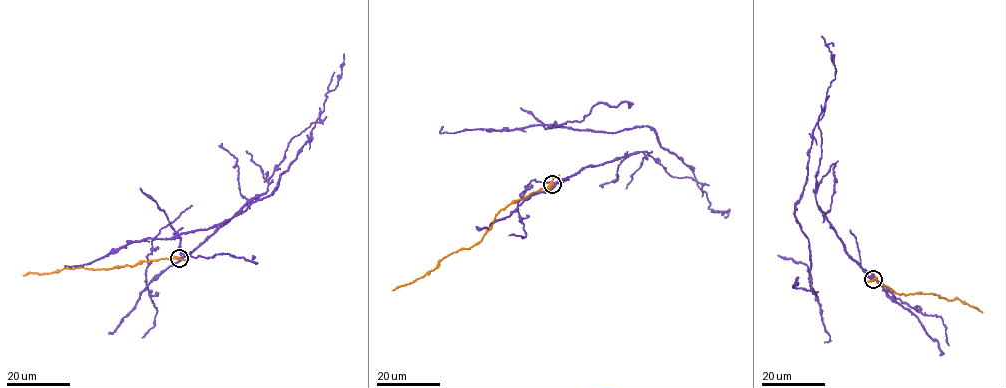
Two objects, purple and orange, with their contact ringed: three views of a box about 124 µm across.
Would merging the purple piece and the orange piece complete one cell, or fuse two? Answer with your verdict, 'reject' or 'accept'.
reject

